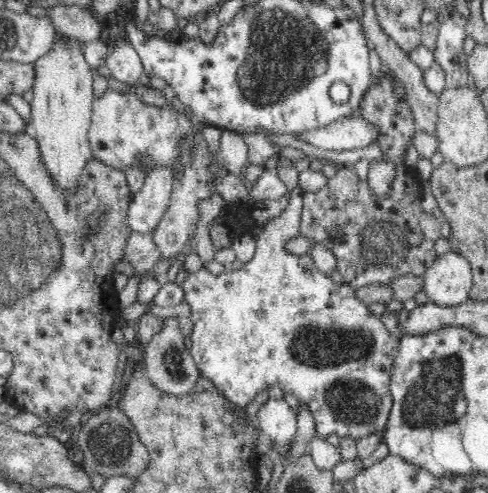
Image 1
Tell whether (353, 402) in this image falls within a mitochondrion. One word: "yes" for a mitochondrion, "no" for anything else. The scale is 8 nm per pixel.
yes

